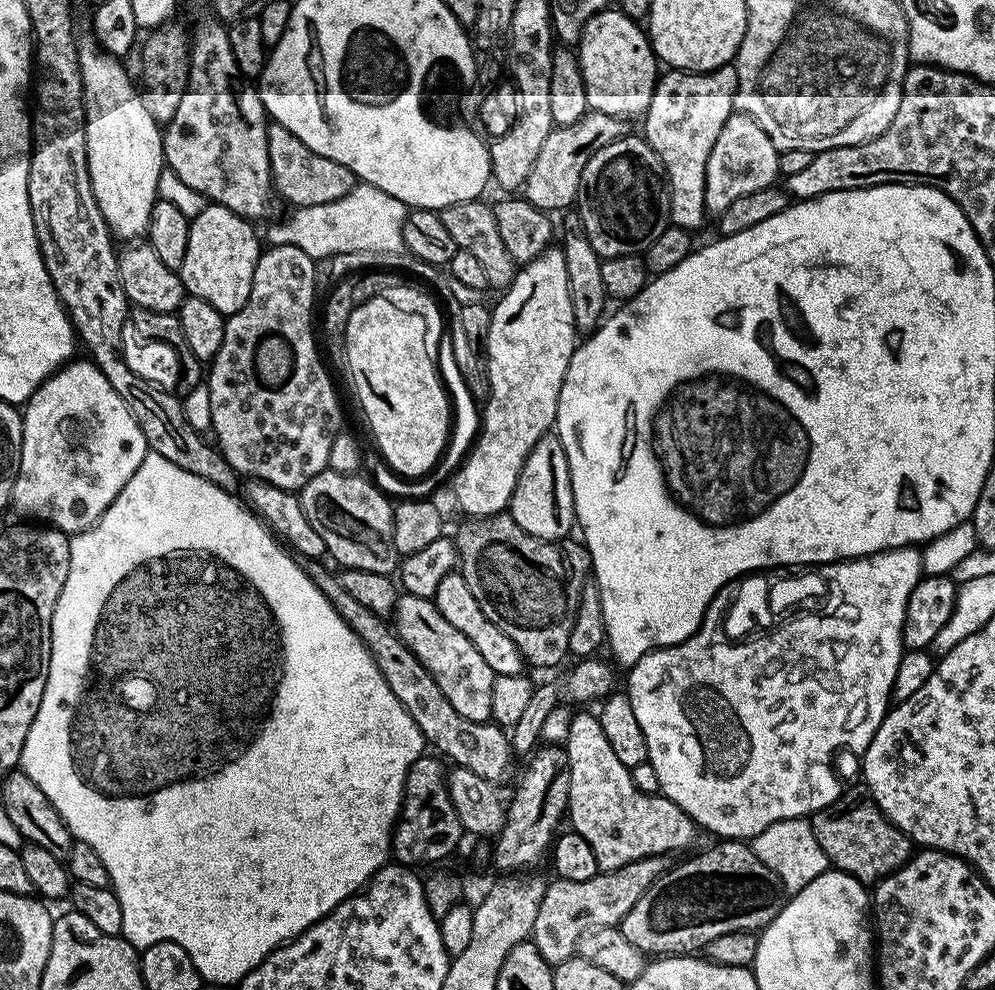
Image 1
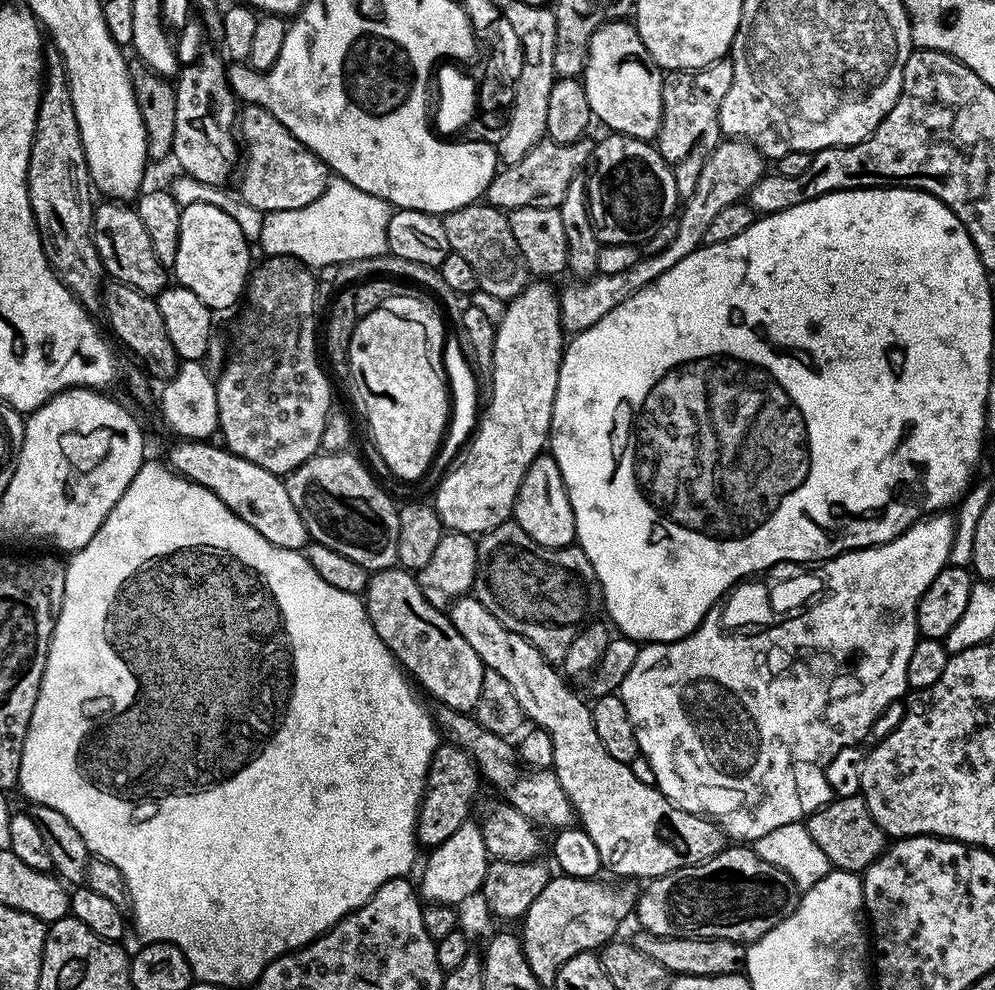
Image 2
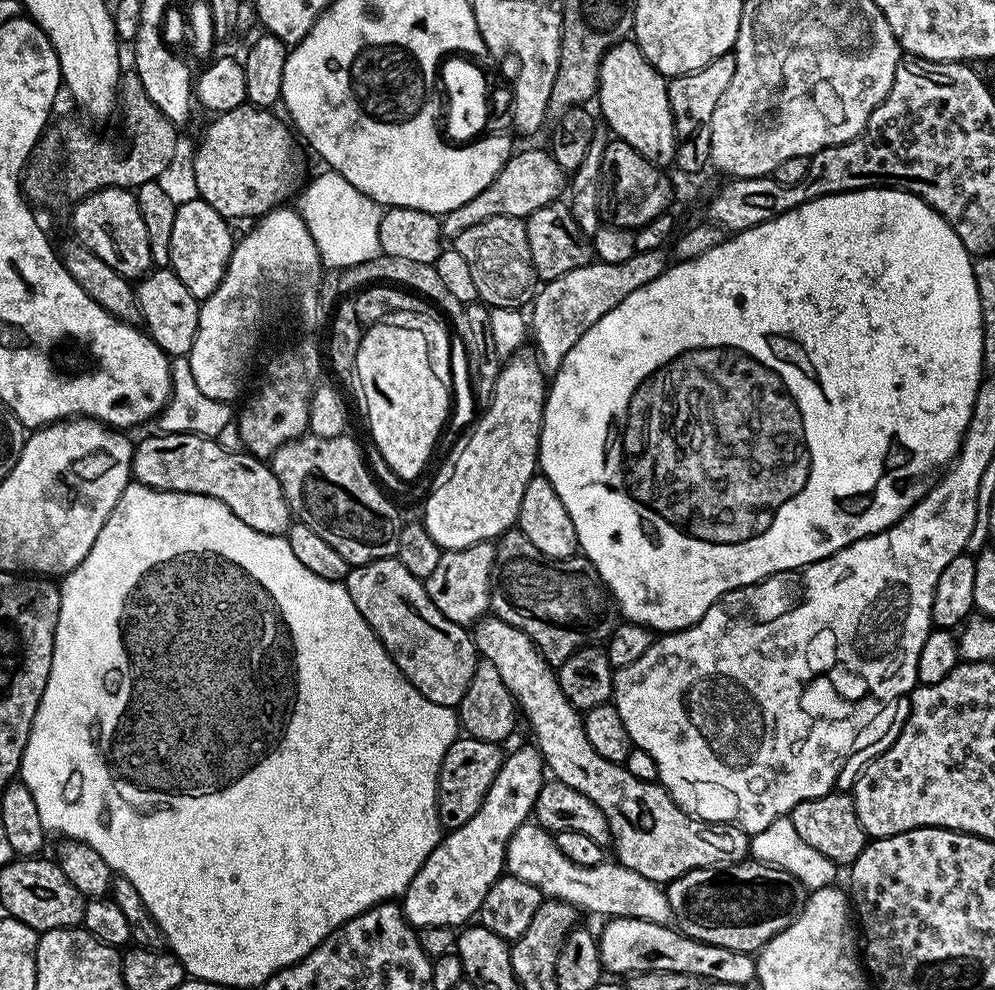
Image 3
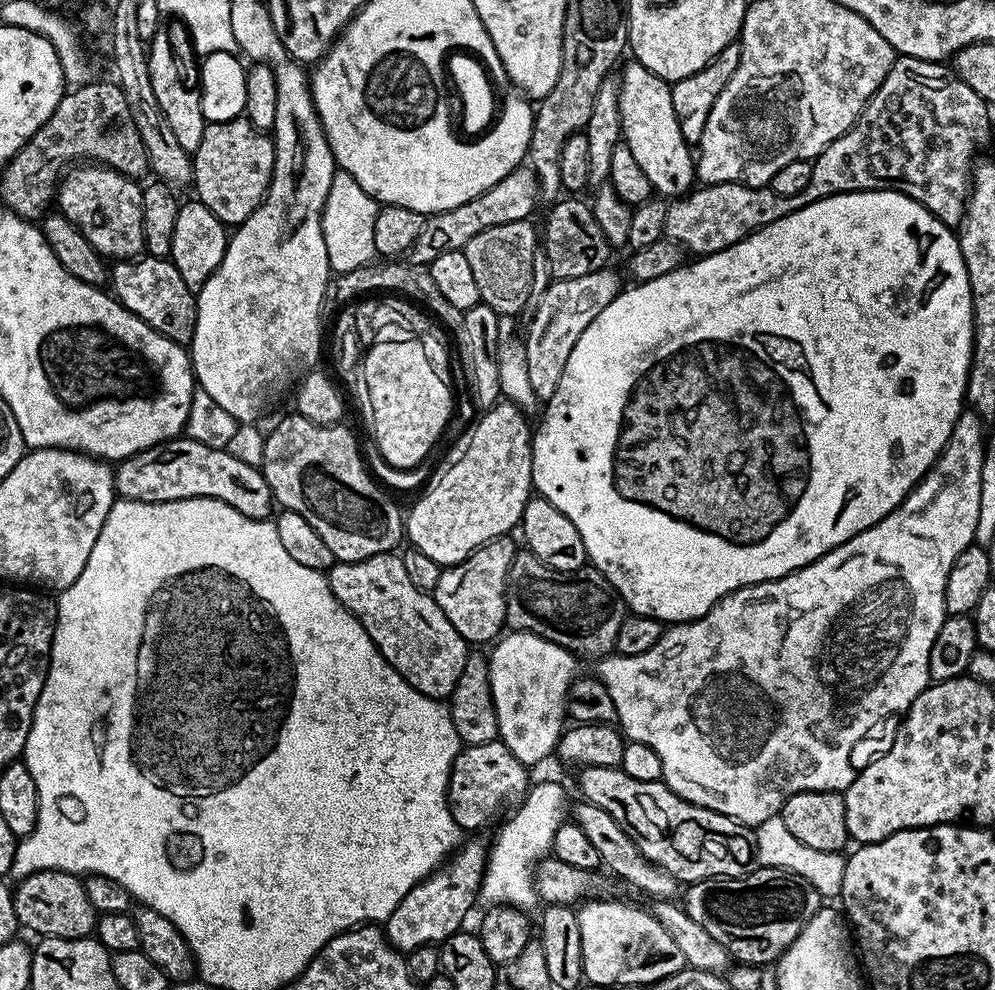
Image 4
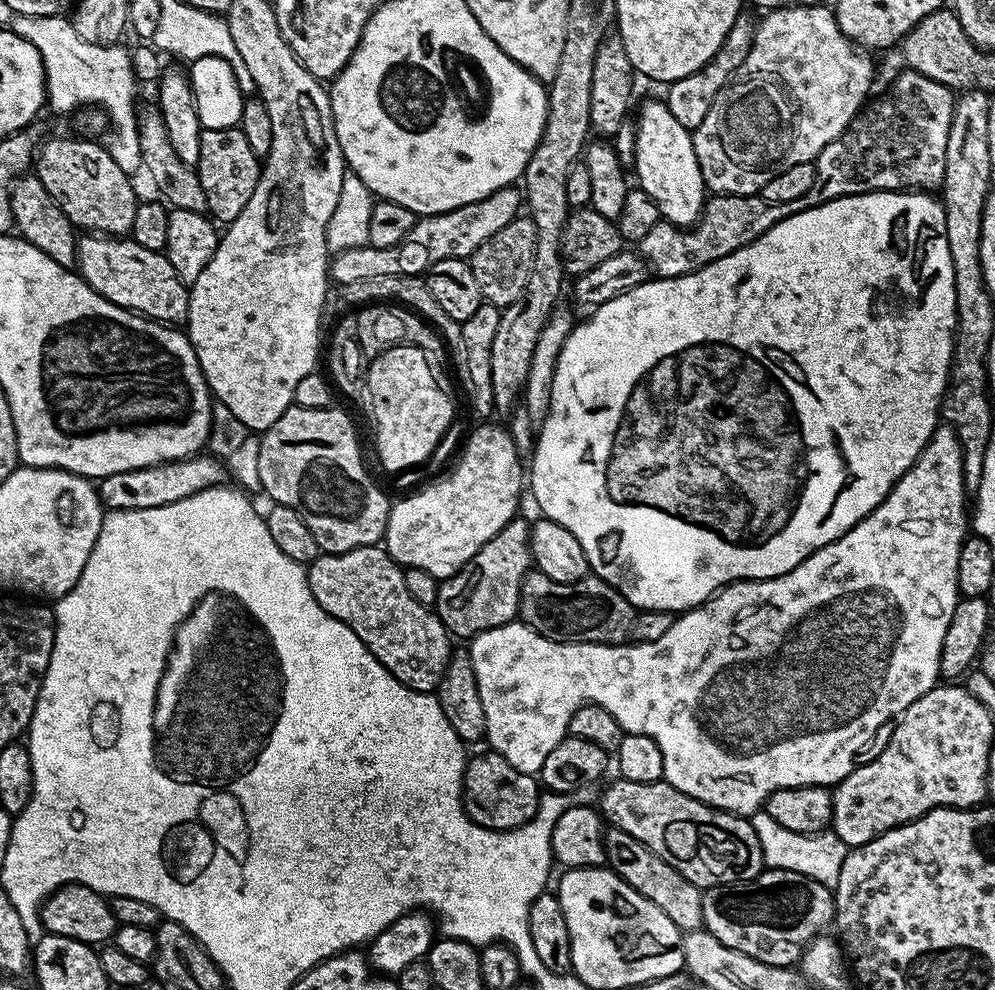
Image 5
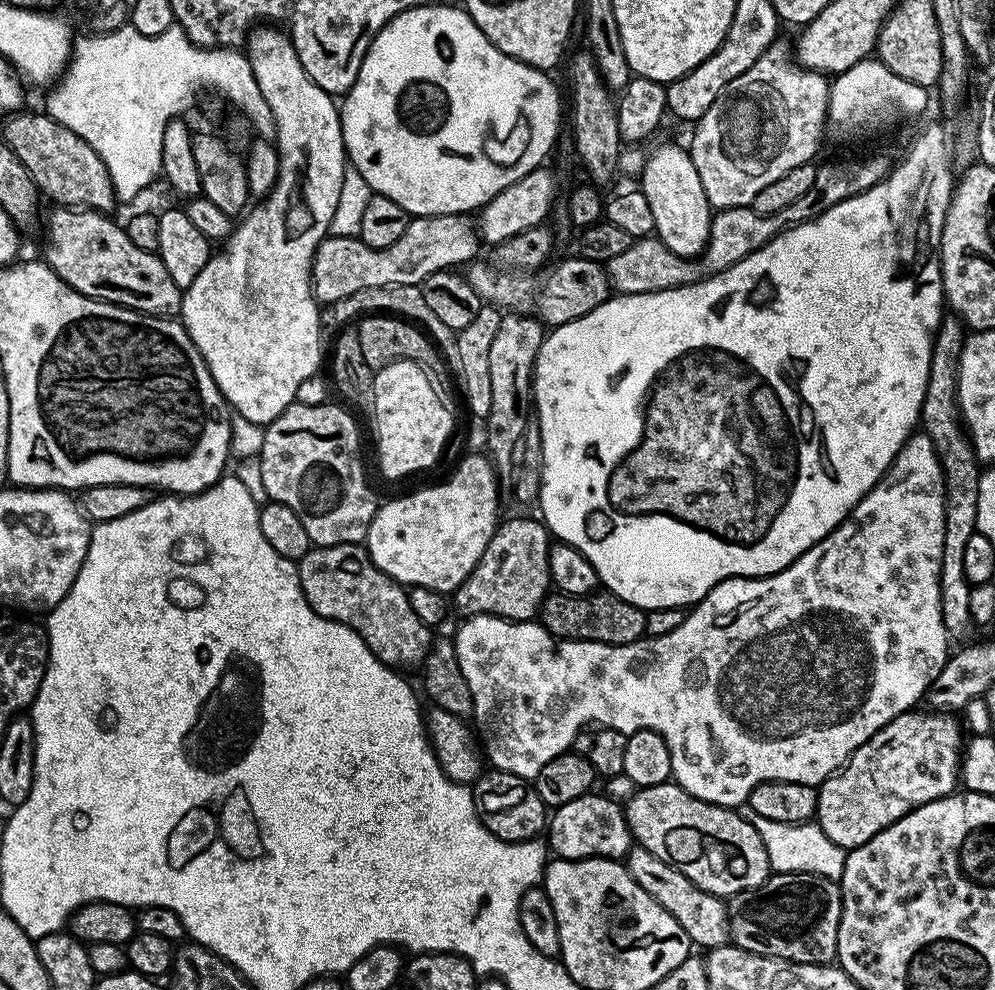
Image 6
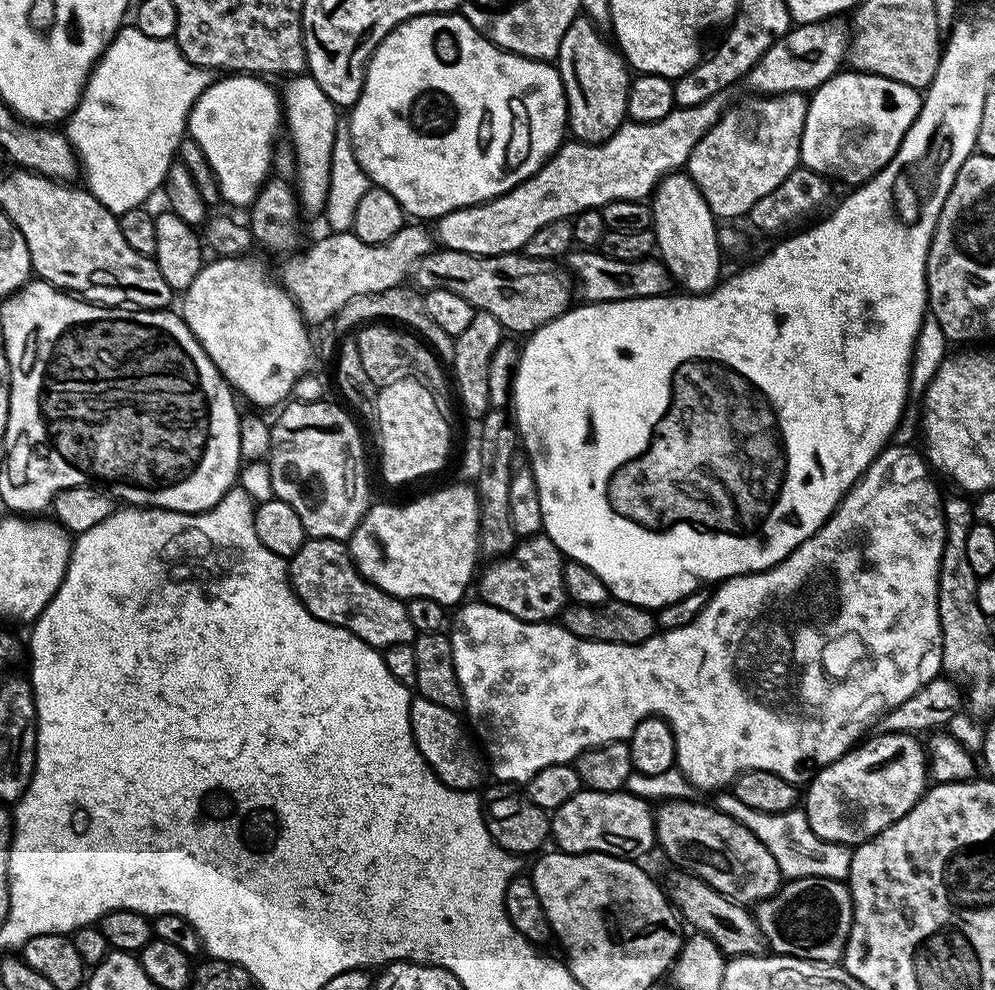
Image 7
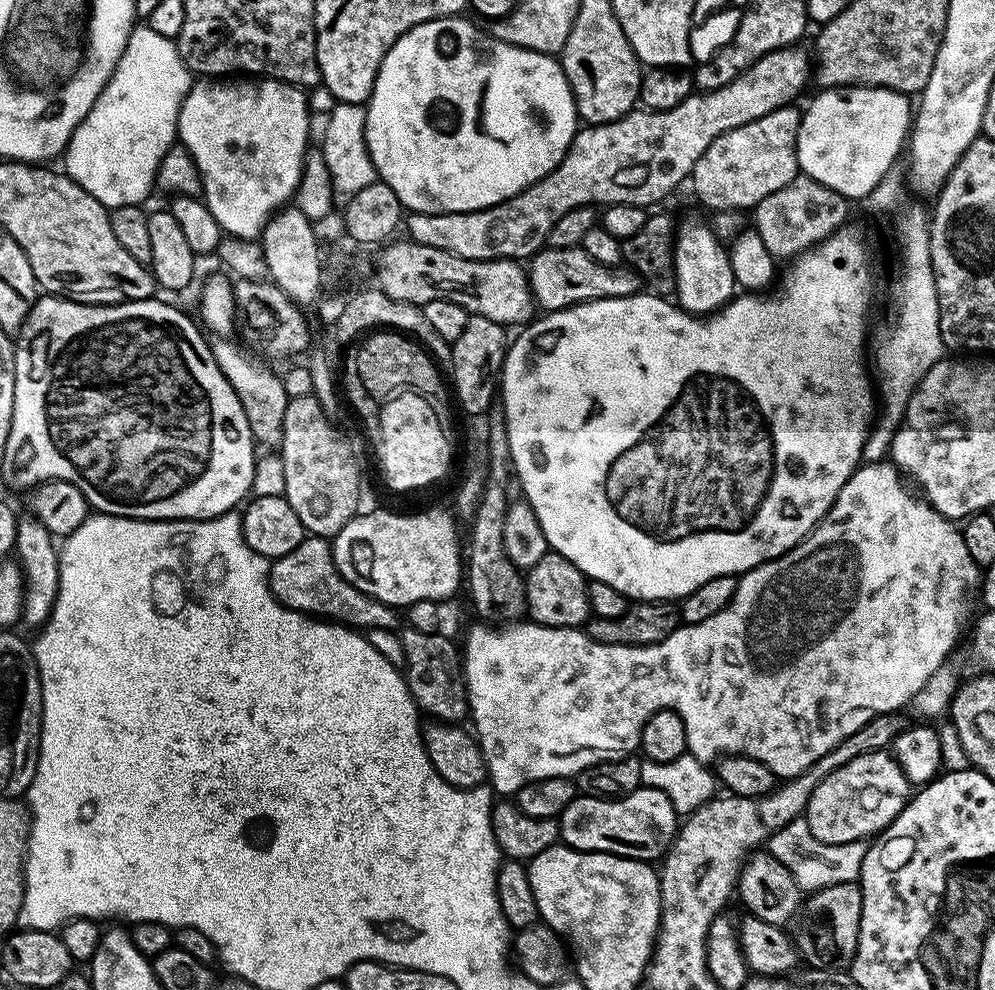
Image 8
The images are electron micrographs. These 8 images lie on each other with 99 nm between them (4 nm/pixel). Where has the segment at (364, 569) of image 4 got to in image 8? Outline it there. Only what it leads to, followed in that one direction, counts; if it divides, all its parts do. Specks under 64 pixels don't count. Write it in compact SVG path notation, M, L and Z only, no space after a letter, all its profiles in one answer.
M305 535L304 541L294 546L290 554L275 557L268 570L268 585L280 604L313 618L327 618L353 630L392 628L396 624L398 612L393 605L360 592L342 578L332 557L331 543L323 536Z

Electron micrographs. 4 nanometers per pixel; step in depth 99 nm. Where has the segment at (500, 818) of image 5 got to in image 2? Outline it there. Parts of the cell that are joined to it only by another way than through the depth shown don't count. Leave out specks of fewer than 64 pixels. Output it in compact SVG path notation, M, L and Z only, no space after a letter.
M441 742L434 750L434 758L428 767L428 782L424 786L424 797L420 799L420 809L416 815L416 838L425 849L431 850L446 842L458 826L469 819L476 791L482 785L482 777L476 763L458 746Z

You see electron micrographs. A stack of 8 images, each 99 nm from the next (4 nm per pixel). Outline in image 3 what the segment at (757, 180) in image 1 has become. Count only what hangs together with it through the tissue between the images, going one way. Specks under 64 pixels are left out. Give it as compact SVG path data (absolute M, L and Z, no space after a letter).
M636 251L634 258L626 258L626 262L593 262L562 274L562 278L547 281L530 305L530 340L536 343L535 355L545 373L555 374L560 369L566 354L574 350L574 342L578 342L602 314L610 314L622 298L630 298L634 290L642 290L646 282L654 282L668 267L670 260L663 251Z

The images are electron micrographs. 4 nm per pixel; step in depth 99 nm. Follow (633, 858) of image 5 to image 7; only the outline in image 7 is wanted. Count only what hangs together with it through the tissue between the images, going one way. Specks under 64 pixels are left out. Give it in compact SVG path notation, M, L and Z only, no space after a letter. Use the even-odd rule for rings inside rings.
M684 870L676 873L666 883L666 895L672 902L681 921L689 929L706 934L722 950L725 957L759 956L765 951L764 935L756 924L755 915L745 905L718 894L704 880L699 880ZM681 871L681 872L680 872Z

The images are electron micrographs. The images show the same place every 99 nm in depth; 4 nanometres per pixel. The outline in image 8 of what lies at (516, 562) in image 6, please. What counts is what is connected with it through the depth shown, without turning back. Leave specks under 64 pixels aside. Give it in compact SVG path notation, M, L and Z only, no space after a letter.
M551 550L538 558L532 568L527 569L524 598L528 603L527 615L535 623L551 628L580 628L587 625L592 616L592 607L588 601L588 580L584 573L578 570L578 566L574 566L574 562Z

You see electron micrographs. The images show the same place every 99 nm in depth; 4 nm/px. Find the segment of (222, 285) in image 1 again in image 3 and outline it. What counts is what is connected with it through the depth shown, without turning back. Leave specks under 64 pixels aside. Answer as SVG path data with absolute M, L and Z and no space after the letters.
M199 198L179 205L174 214L174 234L170 234L170 267L182 286L186 286L186 290L190 290L198 301L202 302L214 294L226 274L234 247L234 235L228 228L231 228L229 221L220 216L214 206Z

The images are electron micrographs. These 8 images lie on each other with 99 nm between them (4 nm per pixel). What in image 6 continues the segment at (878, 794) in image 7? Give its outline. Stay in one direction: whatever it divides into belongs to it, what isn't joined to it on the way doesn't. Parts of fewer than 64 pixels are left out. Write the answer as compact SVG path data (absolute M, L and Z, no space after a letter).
M913 710L904 712L900 716L895 716L886 726L882 726L874 733L873 736L859 748L857 752L853 752L848 758L847 764L840 769L834 776L829 776L823 784L818 788L818 806L814 817L815 823L819 824L820 829L826 834L826 838L830 838L830 842L834 842L839 848L851 850L862 846L866 842L870 842L870 838L874 838L874 834L878 834L882 830L886 830L894 822L898 822L906 814L910 814L916 808L920 808L924 804L934 802L943 796L950 796L957 791L958 781L960 780L960 762L962 759L962 739L960 740L961 721L956 721L955 715L949 714L944 710Z

